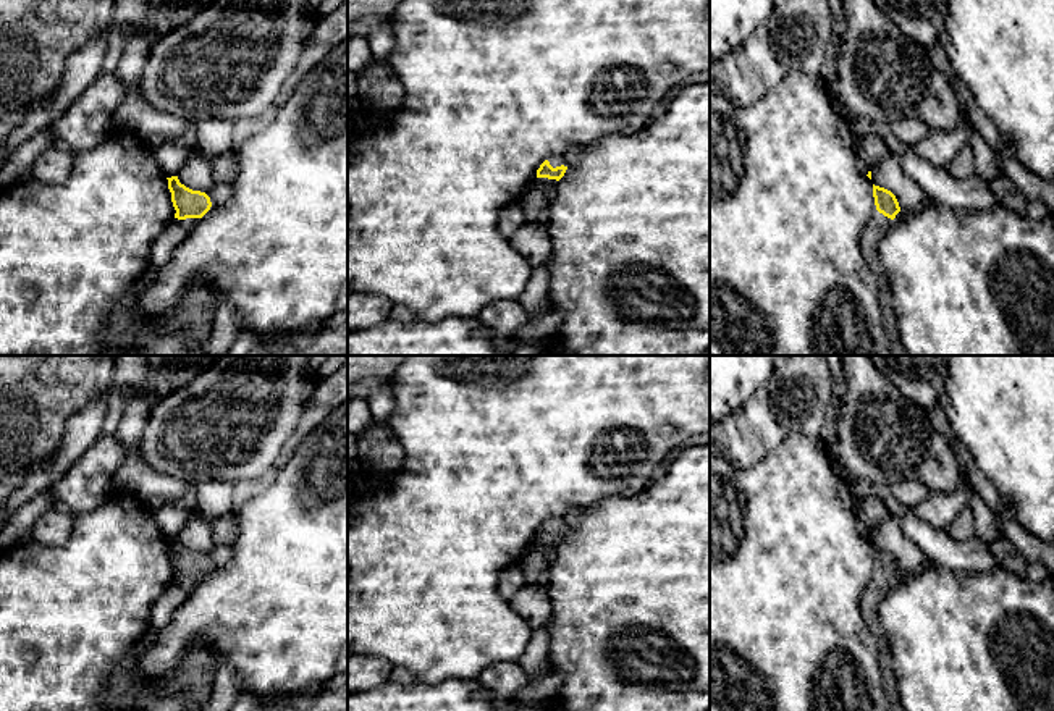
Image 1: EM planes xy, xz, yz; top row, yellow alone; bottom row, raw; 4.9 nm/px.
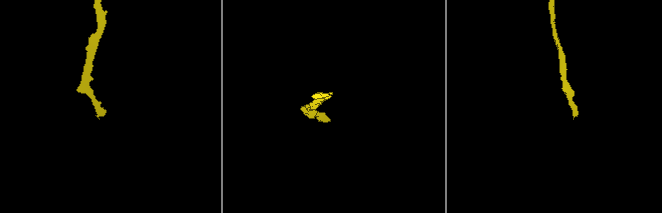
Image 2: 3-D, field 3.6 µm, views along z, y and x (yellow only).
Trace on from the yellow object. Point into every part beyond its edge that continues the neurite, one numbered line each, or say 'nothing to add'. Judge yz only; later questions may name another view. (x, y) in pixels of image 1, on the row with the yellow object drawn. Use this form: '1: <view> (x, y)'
1: yz (878, 225)

